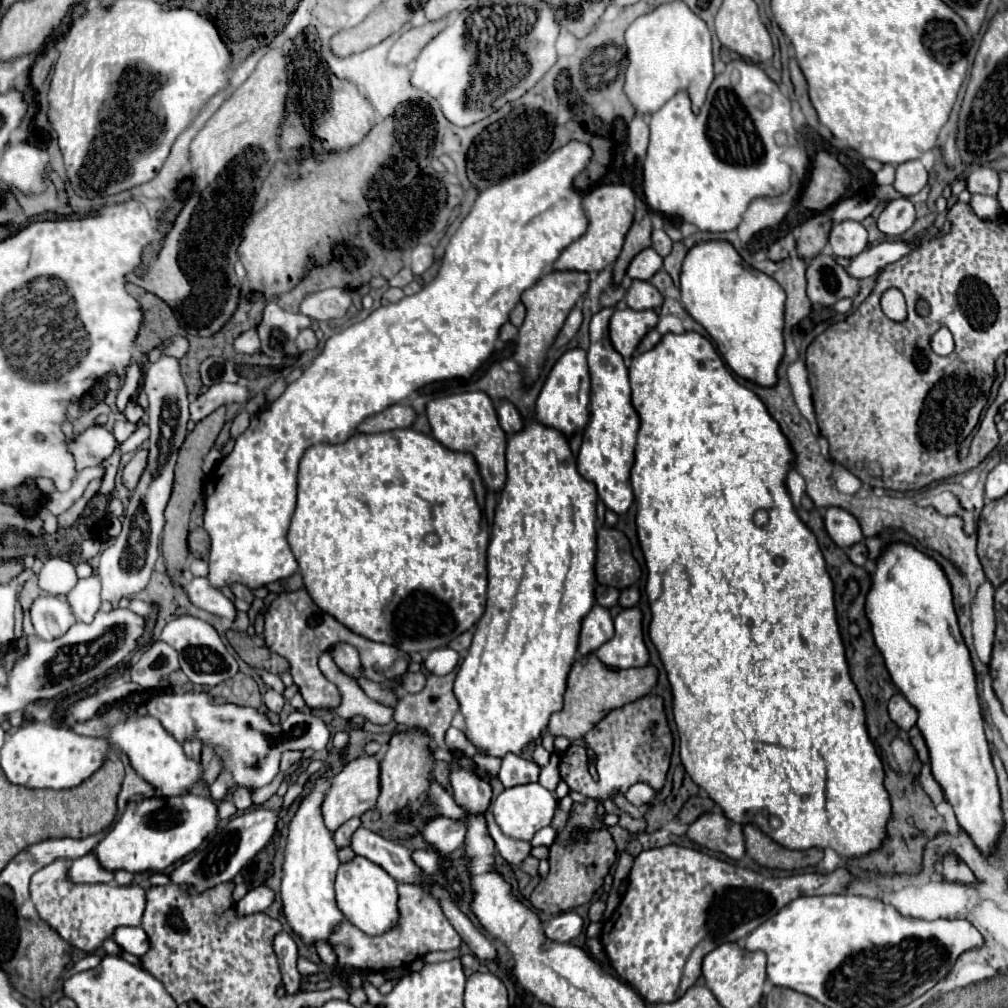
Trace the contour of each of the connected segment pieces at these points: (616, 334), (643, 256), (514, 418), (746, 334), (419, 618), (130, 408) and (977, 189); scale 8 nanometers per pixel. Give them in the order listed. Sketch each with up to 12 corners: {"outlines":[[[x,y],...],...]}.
{"outlines":[[[616,310],[610,340],[622,358],[656,326],[654,310]],[[642,250],[628,266],[630,280],[650,280],[662,258]],[[510,402],[498,406],[498,420],[508,436],[524,430],[520,412]],[[730,242],[696,244],[680,300],[726,364],[778,384],[786,294]],[[412,428],[314,444],[288,544],[406,654],[486,606],[486,488]],[[130,400],[124,416],[138,422],[144,416],[144,408]],[[980,166],[968,176],[970,194],[996,196],[998,172]]]}

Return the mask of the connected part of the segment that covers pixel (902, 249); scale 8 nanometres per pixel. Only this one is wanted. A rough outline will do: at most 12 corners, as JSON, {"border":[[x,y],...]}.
{"border":[[880,242],[854,256],[846,272],[854,278],[878,274],[910,254],[908,242]]}

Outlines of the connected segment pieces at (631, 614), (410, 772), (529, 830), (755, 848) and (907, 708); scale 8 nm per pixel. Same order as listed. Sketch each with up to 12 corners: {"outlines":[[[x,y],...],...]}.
{"outlines":[[[640,608],[614,618],[596,656],[612,668],[648,664]],[[394,734],[380,762],[380,816],[430,786],[428,736]],[[538,782],[506,788],[492,804],[516,840],[550,824],[556,798]],[[744,826],[748,856],[766,868],[816,866],[822,850],[788,850]],[[902,694],[890,698],[890,718],[902,730],[910,730],[918,712]]]}

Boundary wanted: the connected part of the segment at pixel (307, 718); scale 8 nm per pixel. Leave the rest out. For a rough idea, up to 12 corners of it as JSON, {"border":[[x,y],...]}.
{"border":[[164,692],[148,714],[180,744],[210,746],[244,788],[280,772],[286,750],[324,750],[326,724],[294,712],[292,730],[252,706]]}

